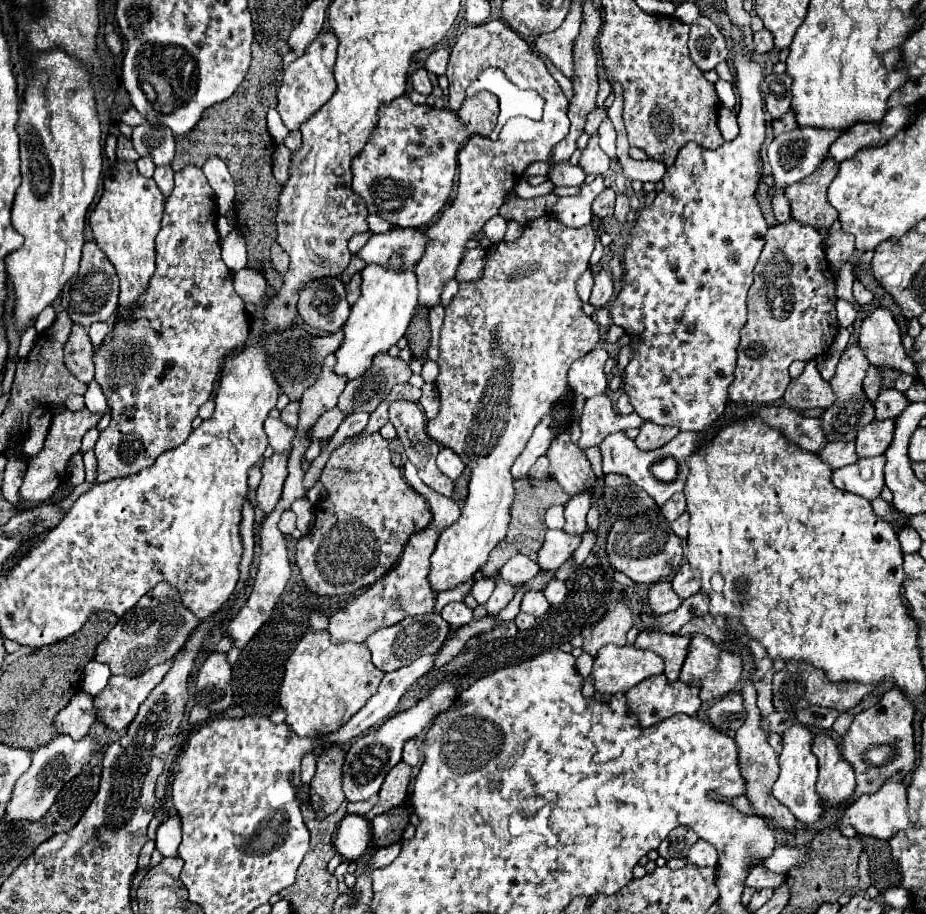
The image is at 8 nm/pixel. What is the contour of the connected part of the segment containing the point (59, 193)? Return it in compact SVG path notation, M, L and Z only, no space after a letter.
M62 50L38 52L32 62L34 66L30 68L30 82L24 94L24 104L20 104L18 122L22 184L16 192L16 200L12 206L12 226L24 236L24 244L6 258L6 274L16 294L14 324L18 332L26 332L30 326L34 326L38 314L60 296L64 284L80 270L82 246L86 242L86 214L96 196L102 172L100 124L96 116L94 90L88 84L88 70Z

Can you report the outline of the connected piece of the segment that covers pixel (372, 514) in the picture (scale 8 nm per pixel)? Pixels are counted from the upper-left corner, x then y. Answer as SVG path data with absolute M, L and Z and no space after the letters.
M378 432L346 438L344 444L330 454L320 480L328 490L328 498L320 500L316 506L316 524L312 532L298 540L296 564L302 568L302 576L312 592L320 596L354 594L372 586L396 566L408 538L428 526L432 512L428 502L408 486L400 468L390 462L388 440L384 440Z

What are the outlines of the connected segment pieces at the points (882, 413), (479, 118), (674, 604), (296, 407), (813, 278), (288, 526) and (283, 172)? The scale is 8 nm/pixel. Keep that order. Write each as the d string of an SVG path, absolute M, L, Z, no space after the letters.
M884 388L878 398L876 398L876 418L884 420L884 418L896 418L906 406L908 400L902 392L894 390L894 388Z
M478 92L474 98L466 98L458 114L447 109L416 106L412 100L402 94L396 100L382 104L378 110L378 124L372 130L364 150L352 160L352 188L362 196L370 214L378 214L398 228L416 228L428 224L447 204L454 176L456 176L456 156L462 144L470 134L490 136L496 126L498 116L498 98L490 92Z
M660 580L648 590L648 604L656 614L668 614L680 608L682 600L674 594L668 580Z
M294 400L294 402L290 402L284 410L282 410L282 420L288 424L288 426L292 426L292 428L296 428L296 424L298 424L298 420L300 420L300 402L298 400Z
M794 220L776 224L766 234L766 246L754 268L754 284L748 292L748 320L740 332L742 340L738 346L738 364L734 370L734 382L730 384L730 400L734 402L756 402L772 404L784 396L784 390L790 382L788 366L794 360L812 360L826 352L832 346L838 320L836 320L836 294L834 294L834 276L828 268L822 236L816 228L798 224Z
M284 510L282 518L278 522L278 528L282 534L290 534L296 528L296 514L292 510Z
M282 144L276 148L274 152L274 176L276 176L276 182L280 186L286 186L288 182L288 166L290 166L290 150Z

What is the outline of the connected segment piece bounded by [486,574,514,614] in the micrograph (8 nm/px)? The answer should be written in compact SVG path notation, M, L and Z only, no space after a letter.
M496 574L496 590L490 596L490 600L486 602L486 610L488 614L498 614L500 610L504 610L508 606L508 602L514 598L514 586L506 584L498 574Z

